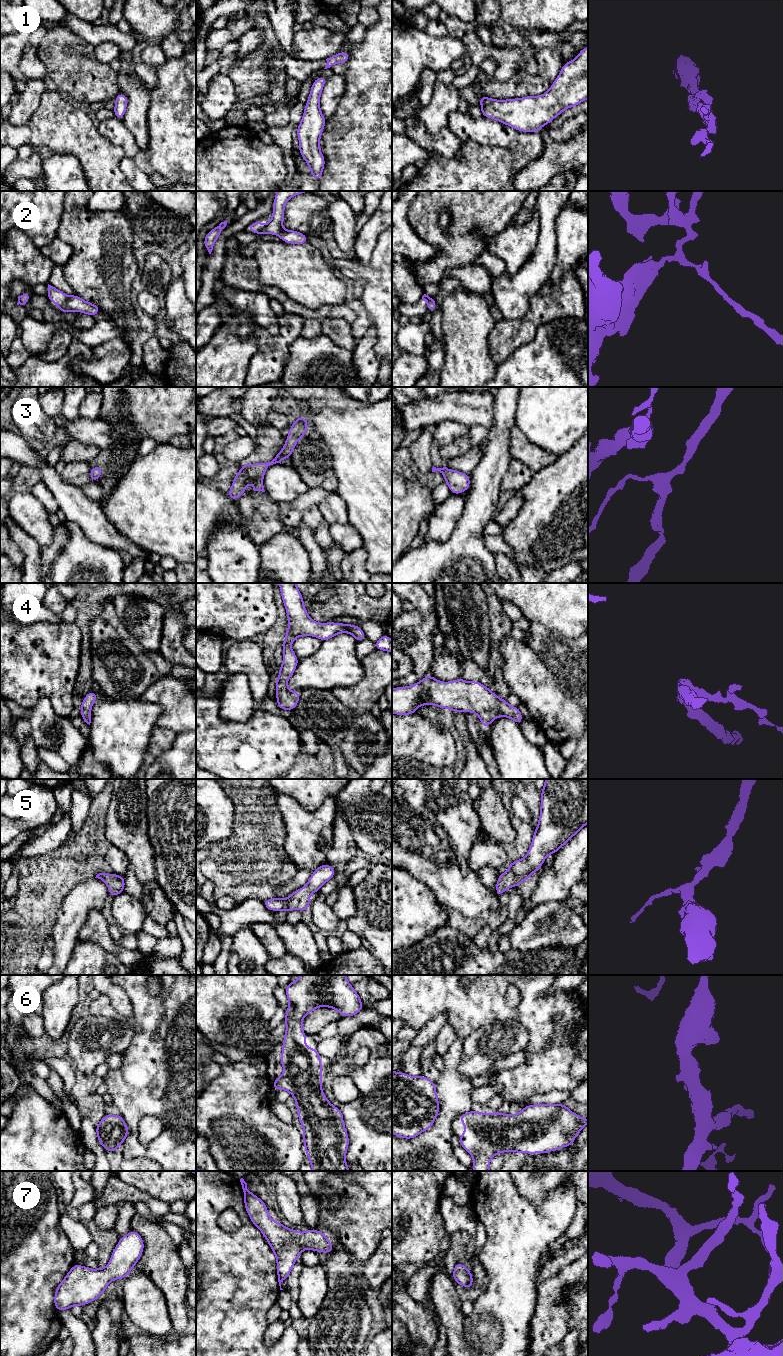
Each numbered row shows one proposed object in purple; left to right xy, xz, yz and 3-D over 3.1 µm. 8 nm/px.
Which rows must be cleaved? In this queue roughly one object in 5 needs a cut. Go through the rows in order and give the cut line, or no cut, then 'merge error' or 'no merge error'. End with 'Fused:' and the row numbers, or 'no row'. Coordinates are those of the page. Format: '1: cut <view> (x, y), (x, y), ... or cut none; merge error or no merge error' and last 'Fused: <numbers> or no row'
1: cut none; no merge error
2: cut xy (68, 297), (61, 311); merge error
3: cut none; no merge error
4: cut none; no merge error
5: cut none; no merge error
6: cut none; no merge error
7: cut none; no merge error
Fused: 2

